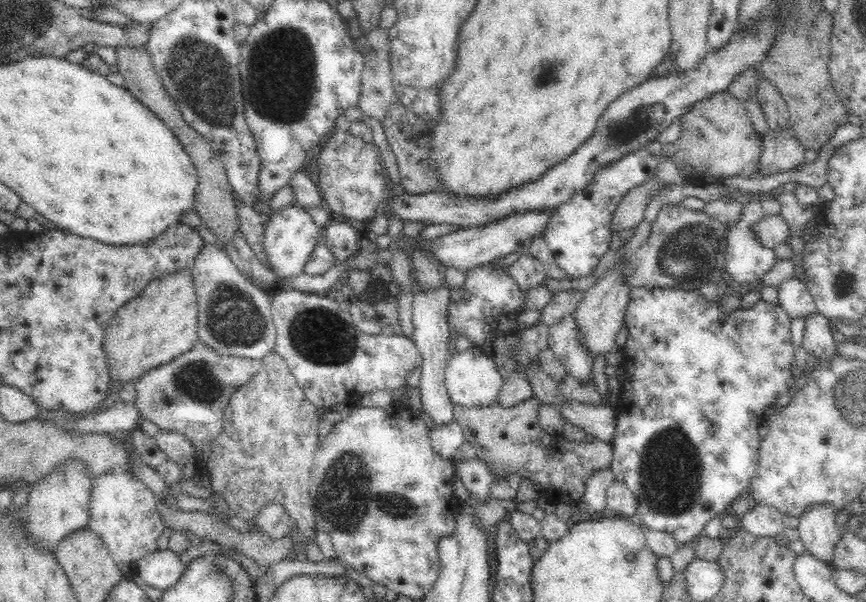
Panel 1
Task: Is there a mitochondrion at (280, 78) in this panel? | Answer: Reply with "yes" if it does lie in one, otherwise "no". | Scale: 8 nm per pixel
yes

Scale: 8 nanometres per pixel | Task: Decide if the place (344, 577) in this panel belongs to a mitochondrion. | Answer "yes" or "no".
no

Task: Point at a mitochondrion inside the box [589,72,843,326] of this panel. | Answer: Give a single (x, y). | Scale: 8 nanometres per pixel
(690, 252)

